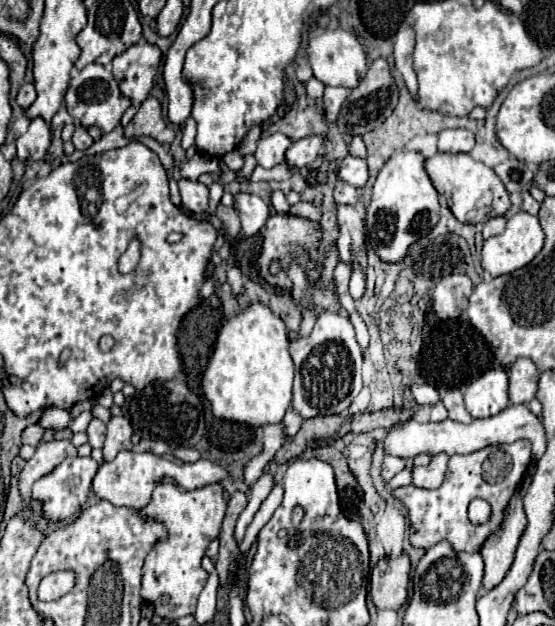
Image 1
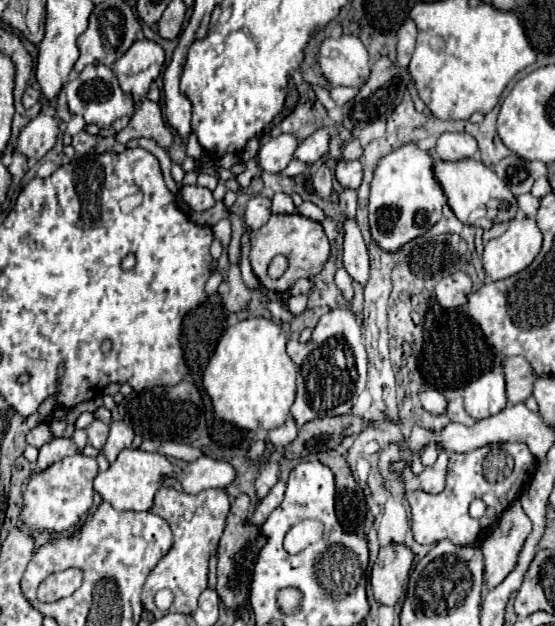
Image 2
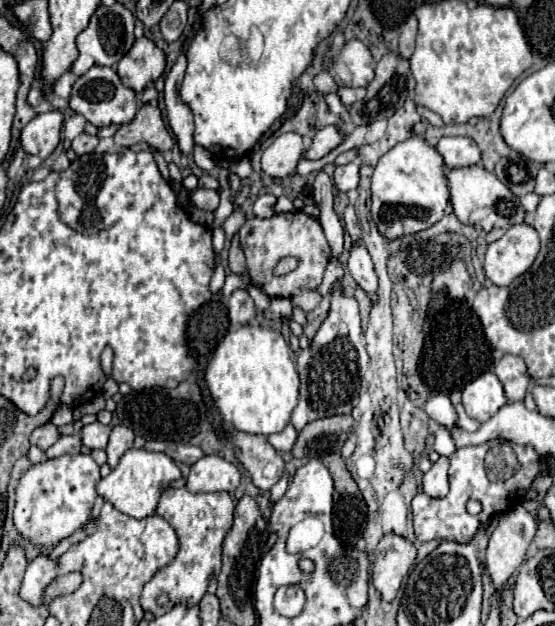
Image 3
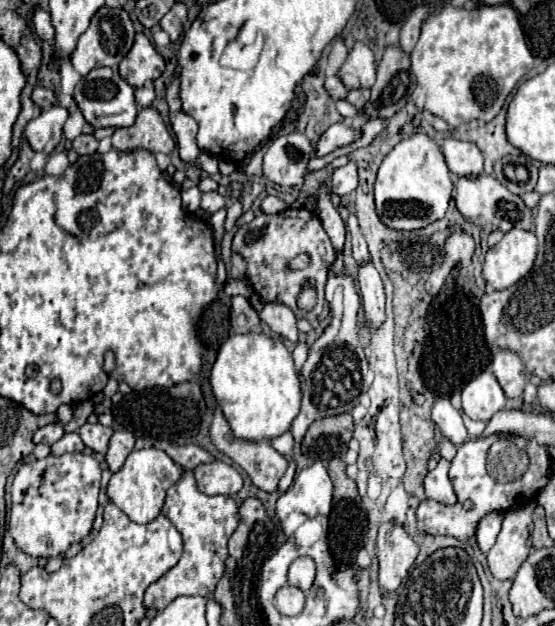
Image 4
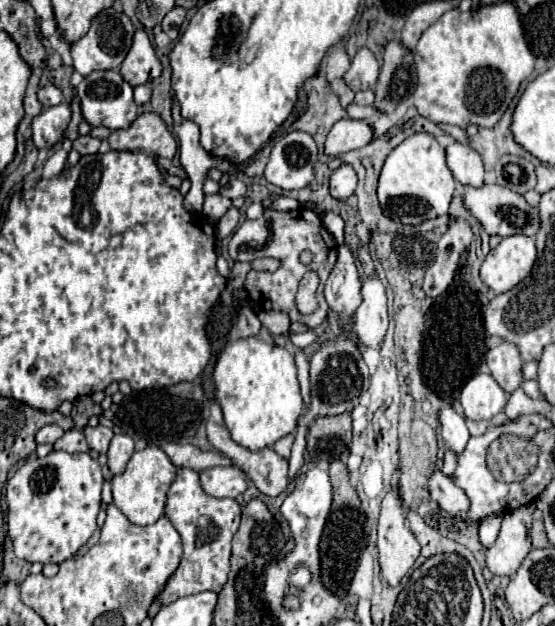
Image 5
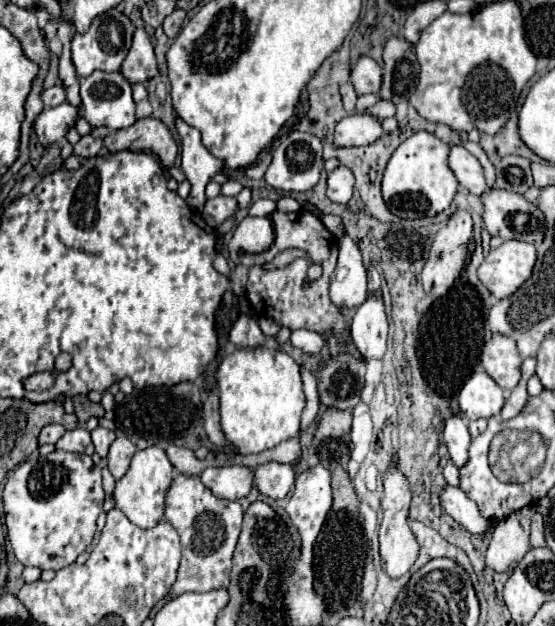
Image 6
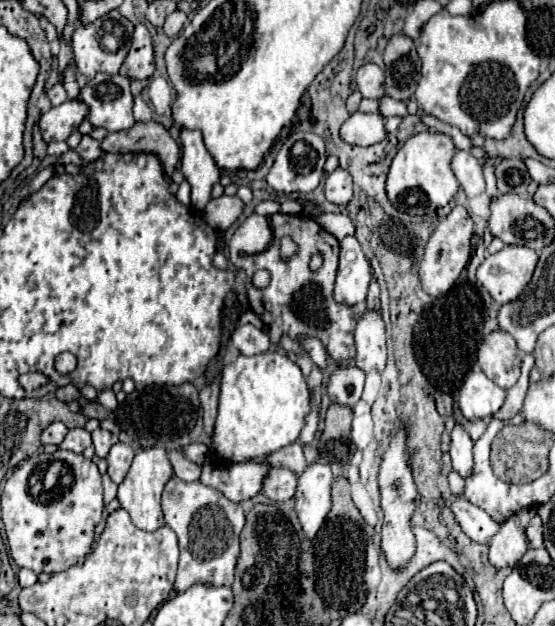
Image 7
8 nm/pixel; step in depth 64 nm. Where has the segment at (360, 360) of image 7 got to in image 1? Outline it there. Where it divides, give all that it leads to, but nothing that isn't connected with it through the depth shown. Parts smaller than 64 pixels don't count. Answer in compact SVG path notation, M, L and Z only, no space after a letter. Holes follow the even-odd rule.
M342 204L338 206L338 224L340 224L340 238L338 250L344 262L350 266L358 264L360 254L364 252L364 214L358 212L354 206Z

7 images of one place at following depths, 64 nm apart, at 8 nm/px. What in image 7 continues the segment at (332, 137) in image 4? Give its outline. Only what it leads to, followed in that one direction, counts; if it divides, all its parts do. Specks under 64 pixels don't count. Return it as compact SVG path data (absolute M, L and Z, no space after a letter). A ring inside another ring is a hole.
M352 114L342 126L340 126L340 138L348 144L356 146L372 146L386 138L384 130L384 118L380 114Z

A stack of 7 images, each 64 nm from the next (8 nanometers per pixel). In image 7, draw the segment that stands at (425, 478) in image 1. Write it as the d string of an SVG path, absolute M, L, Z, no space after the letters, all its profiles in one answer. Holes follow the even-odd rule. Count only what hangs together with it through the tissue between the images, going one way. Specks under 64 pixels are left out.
M452 496L452 506L450 508L452 508L454 518L462 526L462 530L466 532L466 536L470 536L474 542L488 544L490 538L500 528L500 524L494 522L482 508L474 506L472 502L468 502L462 496Z

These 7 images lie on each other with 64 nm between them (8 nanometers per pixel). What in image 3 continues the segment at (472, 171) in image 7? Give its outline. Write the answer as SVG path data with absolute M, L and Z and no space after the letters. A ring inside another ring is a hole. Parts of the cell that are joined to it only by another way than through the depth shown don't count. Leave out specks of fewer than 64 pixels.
M444 136L436 144L436 150L440 152L448 168L480 164L480 148L472 138L466 136Z

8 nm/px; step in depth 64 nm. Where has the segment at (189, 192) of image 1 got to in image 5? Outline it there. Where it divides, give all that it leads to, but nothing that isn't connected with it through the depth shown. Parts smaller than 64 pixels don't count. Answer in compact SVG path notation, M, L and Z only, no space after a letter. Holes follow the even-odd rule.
M210 194L210 196L204 198L204 216L206 216L210 222L212 222L212 220L218 222L230 206L232 206L232 200L230 200L230 198L224 198L224 196L220 196L220 194Z

